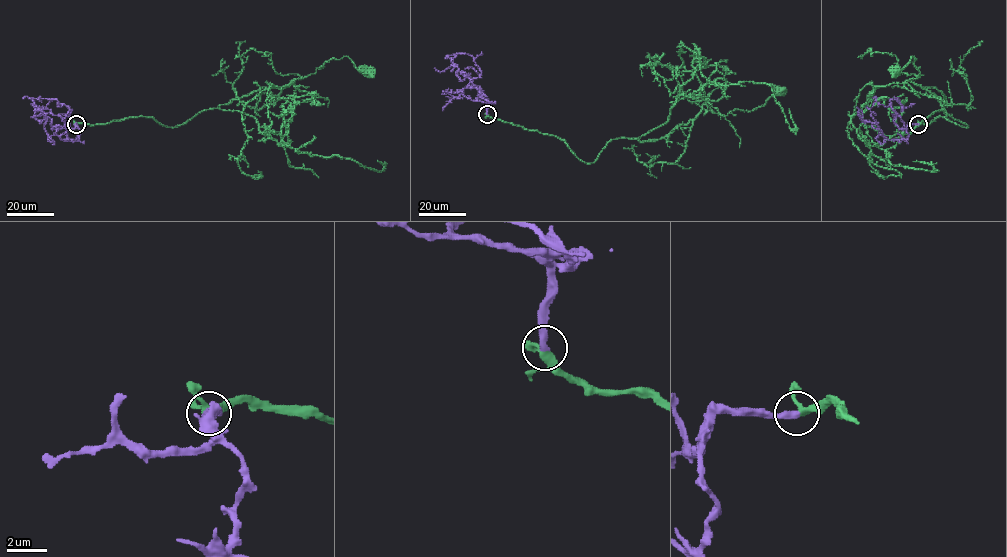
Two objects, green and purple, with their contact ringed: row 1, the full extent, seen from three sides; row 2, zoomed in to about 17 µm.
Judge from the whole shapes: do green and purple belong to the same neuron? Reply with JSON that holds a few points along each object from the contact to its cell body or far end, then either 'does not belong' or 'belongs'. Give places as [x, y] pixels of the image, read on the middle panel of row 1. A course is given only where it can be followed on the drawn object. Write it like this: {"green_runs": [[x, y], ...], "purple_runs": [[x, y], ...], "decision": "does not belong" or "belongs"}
{"green_runs": [[487, 114], [555, 135], [589, 163], [612, 139], [663, 138], [703, 104], [726, 116], [761, 107], [780, 91]], "purple_runs": [[487, 114], [491, 103], [462, 71], [466, 75], [460, 80], [456, 66], [441, 72], [434, 68]], "decision": "belongs"}

